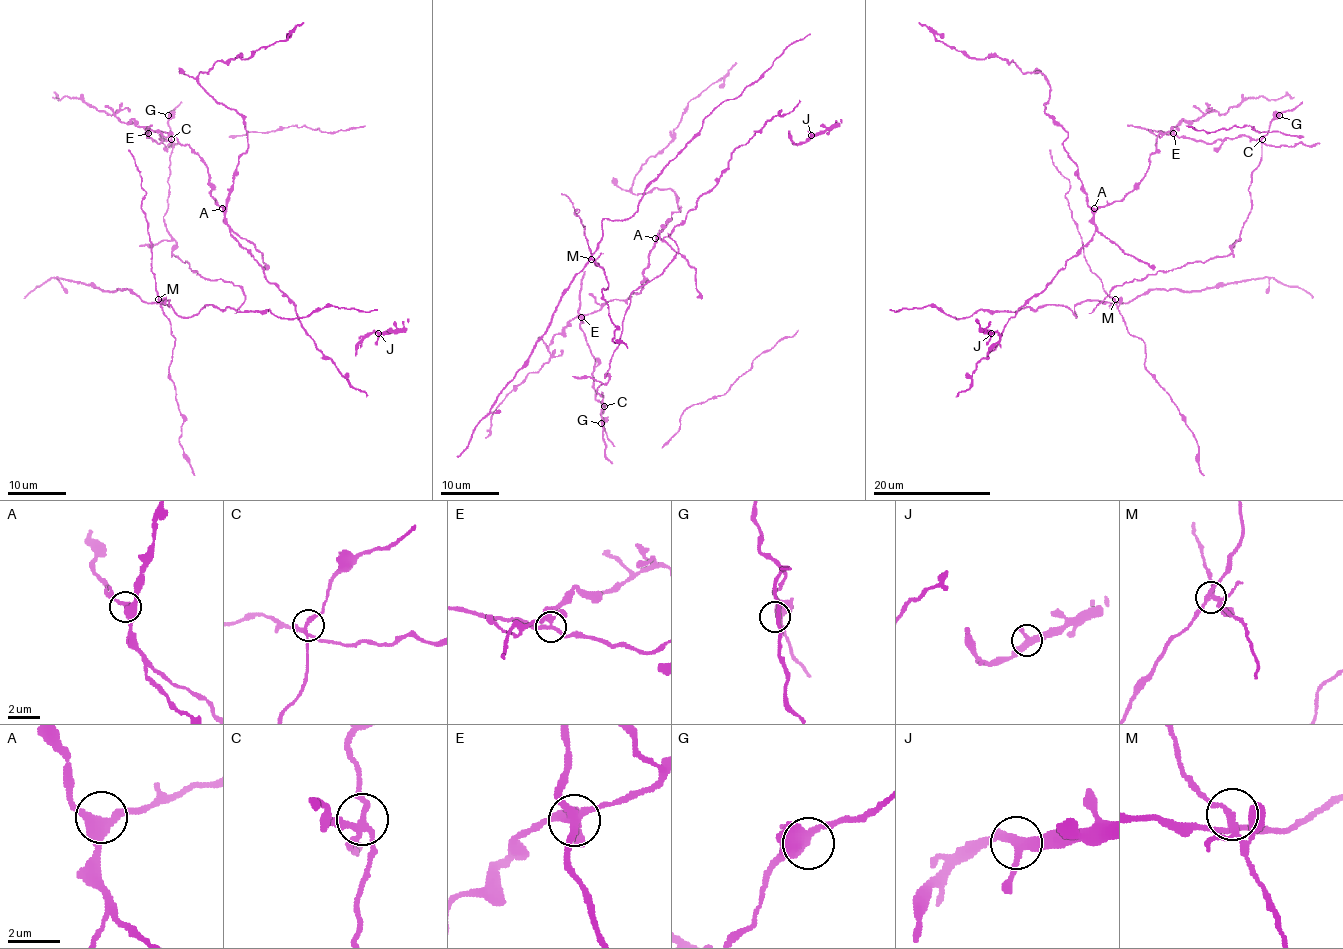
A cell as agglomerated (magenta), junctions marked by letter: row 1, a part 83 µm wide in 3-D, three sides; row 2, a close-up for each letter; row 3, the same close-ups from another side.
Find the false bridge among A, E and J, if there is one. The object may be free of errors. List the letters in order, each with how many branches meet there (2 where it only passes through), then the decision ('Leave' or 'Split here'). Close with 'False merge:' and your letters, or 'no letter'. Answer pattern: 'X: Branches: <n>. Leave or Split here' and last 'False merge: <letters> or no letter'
A: Branches: 3. Leave
E: Branches: 5. Split here
J: Branches: 3. Leave
False merge: E

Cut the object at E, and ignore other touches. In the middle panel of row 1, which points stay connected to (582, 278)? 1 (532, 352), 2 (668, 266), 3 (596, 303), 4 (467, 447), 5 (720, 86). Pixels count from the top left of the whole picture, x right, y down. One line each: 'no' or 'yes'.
1: yes
2: yes
3: no
4: yes
5: no

